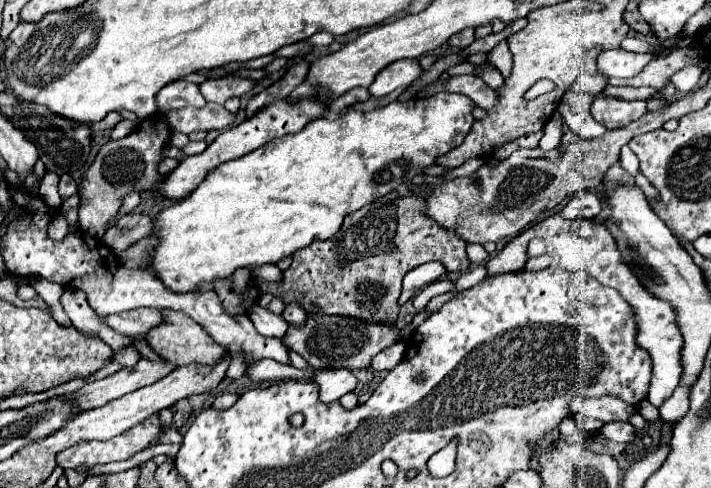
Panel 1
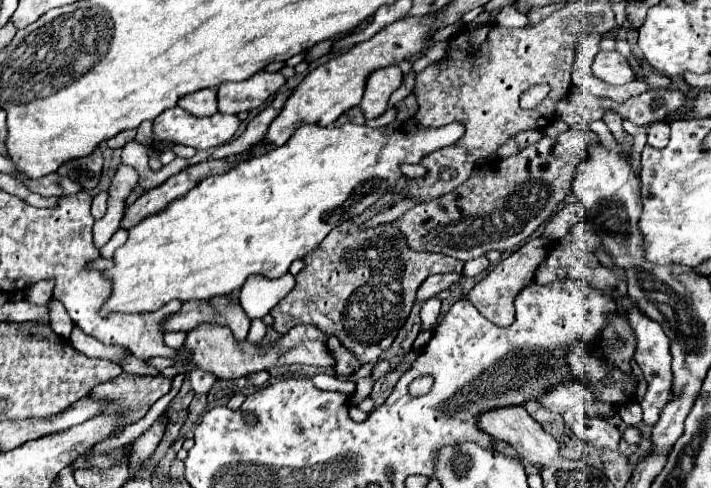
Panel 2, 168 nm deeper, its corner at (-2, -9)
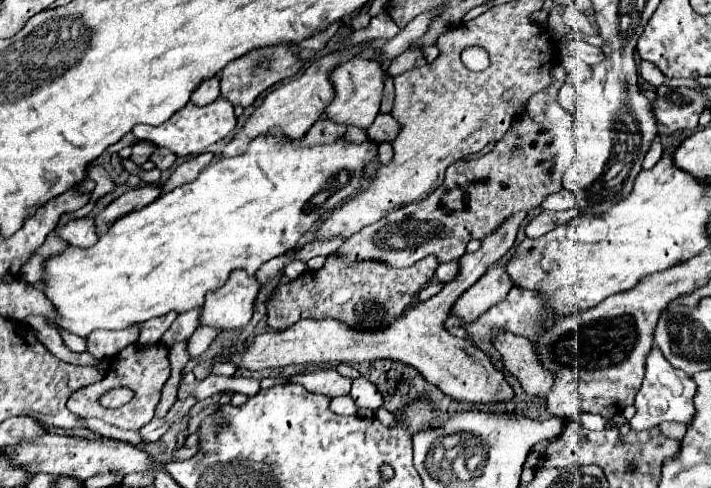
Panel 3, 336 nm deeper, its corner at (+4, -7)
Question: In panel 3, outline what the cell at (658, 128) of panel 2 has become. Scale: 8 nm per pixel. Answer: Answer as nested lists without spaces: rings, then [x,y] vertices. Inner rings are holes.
[[[656,135],[656,141],[652,143],[652,149],[648,149],[648,153],[646,153],[646,159],[644,159],[642,169],[648,169],[648,167],[656,165],[656,161],[660,157],[662,157],[662,141],[660,141],[660,135]]]

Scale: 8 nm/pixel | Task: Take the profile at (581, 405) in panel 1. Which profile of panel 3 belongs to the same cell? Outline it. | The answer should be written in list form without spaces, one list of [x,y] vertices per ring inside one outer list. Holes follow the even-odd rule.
[[[498,333],[494,339],[494,347],[500,351],[504,367],[520,381],[528,395],[548,399],[554,377],[552,373],[548,373],[548,369],[540,365],[532,341],[512,333]]]

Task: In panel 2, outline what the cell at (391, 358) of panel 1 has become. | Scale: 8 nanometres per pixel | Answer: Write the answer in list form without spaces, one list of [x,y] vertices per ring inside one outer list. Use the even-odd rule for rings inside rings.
[[[364,377],[364,379],[360,379],[360,381],[356,383],[356,393],[350,397],[350,405],[358,405],[360,401],[364,401],[364,399],[370,395],[370,391],[372,391],[372,385],[374,385],[374,381],[372,381],[370,377]]]

